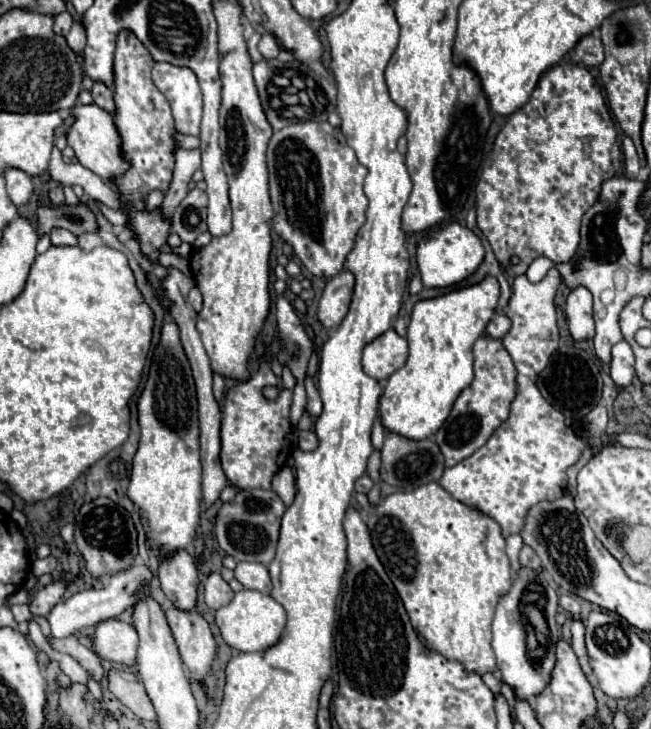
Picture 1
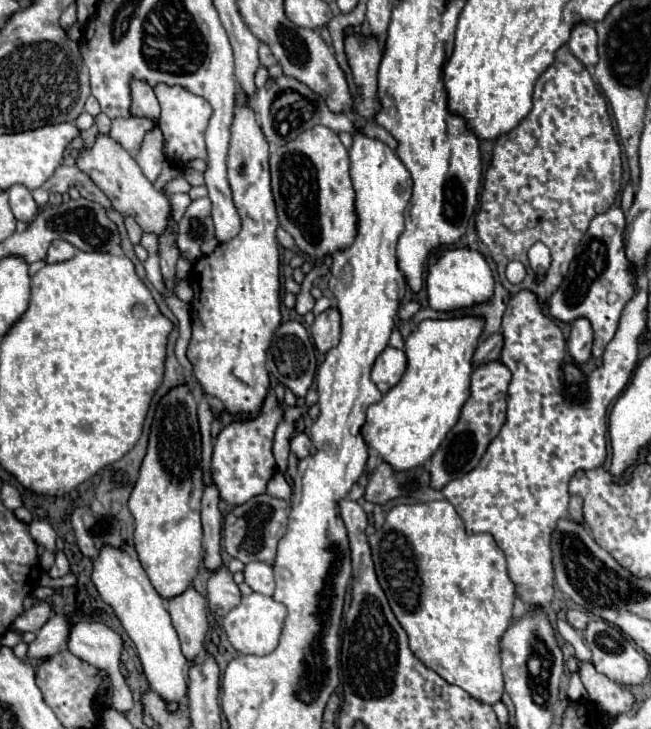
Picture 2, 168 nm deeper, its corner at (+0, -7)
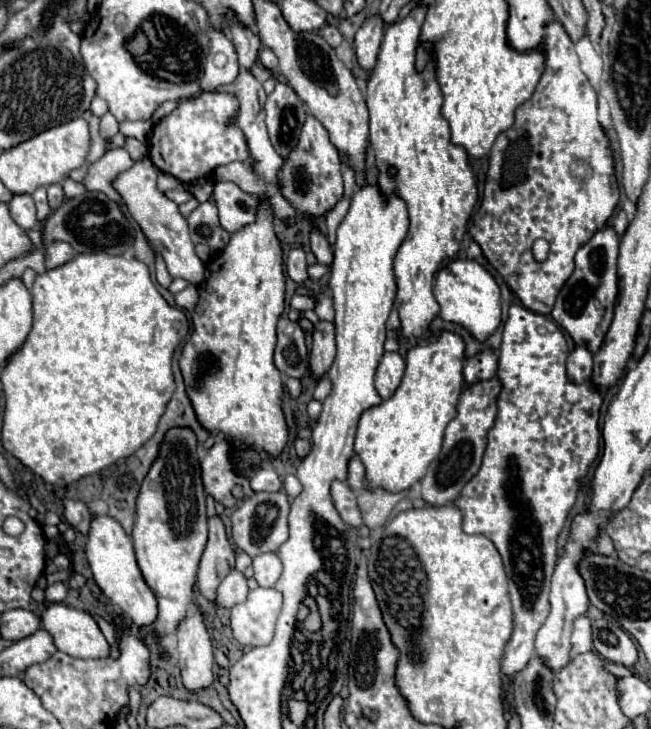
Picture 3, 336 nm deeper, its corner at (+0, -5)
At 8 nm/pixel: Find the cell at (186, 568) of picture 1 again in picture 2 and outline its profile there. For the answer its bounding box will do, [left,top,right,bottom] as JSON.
[166,585,208,663]

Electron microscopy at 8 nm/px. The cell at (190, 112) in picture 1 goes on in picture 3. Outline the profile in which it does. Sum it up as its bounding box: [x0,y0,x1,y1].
[148,91,250,183]

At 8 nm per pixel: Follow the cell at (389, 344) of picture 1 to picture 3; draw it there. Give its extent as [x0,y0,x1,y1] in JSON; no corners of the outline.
[376,353,404,399]

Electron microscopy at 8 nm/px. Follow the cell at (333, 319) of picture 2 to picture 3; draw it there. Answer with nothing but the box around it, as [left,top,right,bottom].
[310,321,336,381]

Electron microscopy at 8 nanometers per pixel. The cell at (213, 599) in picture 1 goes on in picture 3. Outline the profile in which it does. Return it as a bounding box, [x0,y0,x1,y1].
[218,571,248,607]

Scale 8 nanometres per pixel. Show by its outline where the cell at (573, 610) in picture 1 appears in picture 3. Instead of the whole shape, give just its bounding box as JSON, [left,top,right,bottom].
[572,617,592,657]

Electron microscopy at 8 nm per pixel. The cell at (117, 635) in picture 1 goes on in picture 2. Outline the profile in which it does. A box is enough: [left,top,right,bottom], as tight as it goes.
[68,621,132,713]

